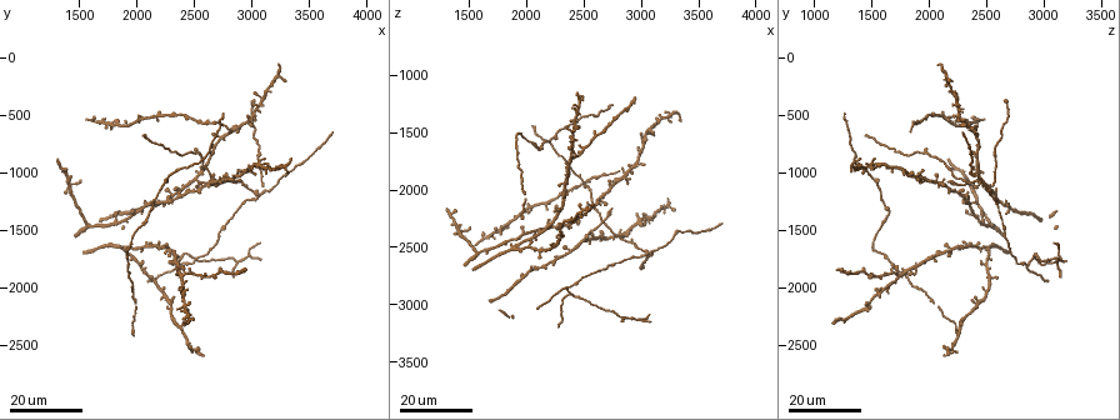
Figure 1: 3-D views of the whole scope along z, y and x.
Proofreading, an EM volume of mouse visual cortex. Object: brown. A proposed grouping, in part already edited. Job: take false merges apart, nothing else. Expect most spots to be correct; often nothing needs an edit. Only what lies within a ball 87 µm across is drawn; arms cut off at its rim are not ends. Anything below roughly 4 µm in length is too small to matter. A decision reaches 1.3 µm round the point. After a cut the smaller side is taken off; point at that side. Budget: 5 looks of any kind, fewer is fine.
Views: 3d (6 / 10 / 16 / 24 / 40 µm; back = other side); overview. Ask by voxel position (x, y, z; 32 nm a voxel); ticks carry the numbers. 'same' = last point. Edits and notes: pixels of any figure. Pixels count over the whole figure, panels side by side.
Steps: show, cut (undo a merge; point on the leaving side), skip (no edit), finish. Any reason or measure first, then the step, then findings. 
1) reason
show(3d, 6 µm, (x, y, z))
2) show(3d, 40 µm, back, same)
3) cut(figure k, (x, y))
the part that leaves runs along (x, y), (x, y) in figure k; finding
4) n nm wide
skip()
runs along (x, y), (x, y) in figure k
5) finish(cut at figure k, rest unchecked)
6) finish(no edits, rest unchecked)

four-way junction
show(3d, 24 µm, (2400, 1900, 1720))

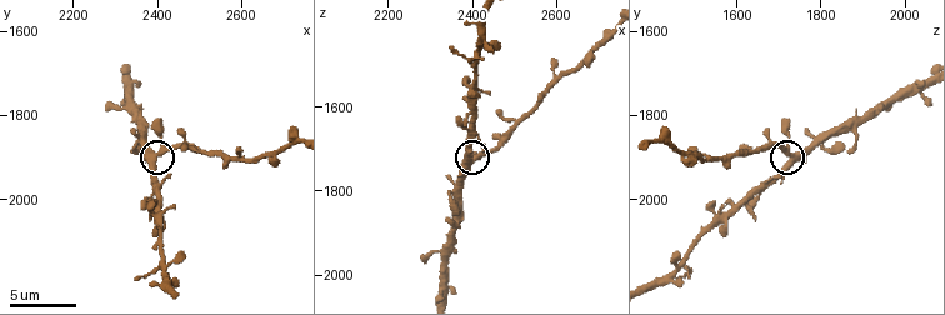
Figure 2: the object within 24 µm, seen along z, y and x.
show(3d, 6 µm, (2400, 1895, 1720))

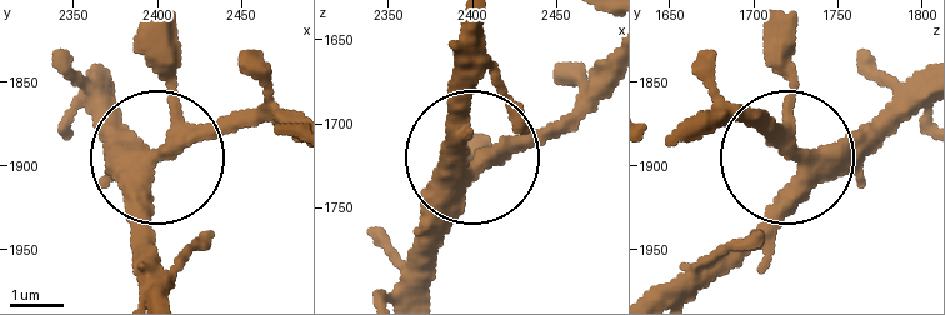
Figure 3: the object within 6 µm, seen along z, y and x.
350 nm wide
skip()
runs along (911, 86), (804, 153), (714, 265) in figure 3; one neuron here

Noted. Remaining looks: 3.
three-way junction
show(3d, 16 µm, (3060, 1220, 2540))

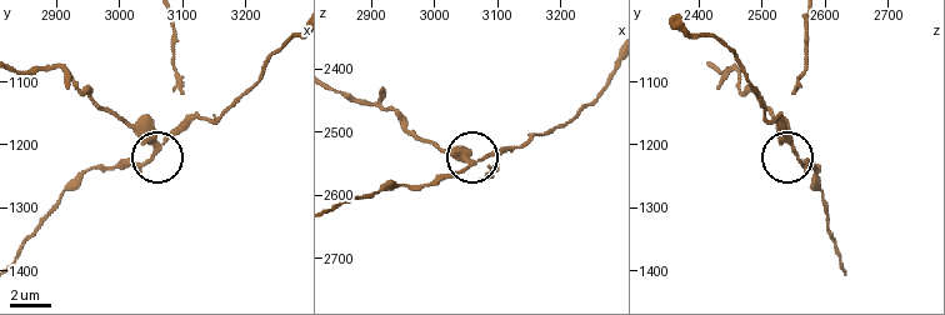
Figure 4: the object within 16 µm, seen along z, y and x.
zoom in
show(3d, 6 µm, (3060, 1210, 2550))

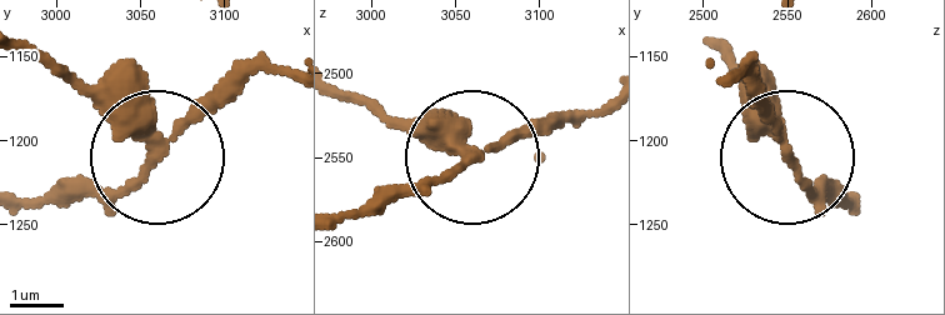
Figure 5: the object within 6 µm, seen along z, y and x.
cut(figure 5, (126, 66))
the part that leaves runs along (153, 144), (116, 130), (23, 49) in figure 5; a second neuron is stuck on

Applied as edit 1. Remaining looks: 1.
arms part here
show(3d, 10 µm, (2315, 1785, 1940))

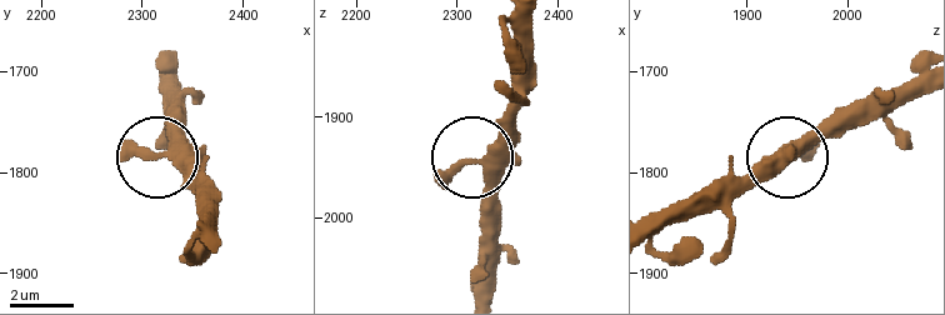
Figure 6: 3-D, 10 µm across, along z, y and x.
310 nm wide
skip()
runs along (481, 293), (479, 163), (519, 109) in figure 6; continuous, no second neuron

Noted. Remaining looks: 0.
finish(cut at figure 5, rest unchecked)

